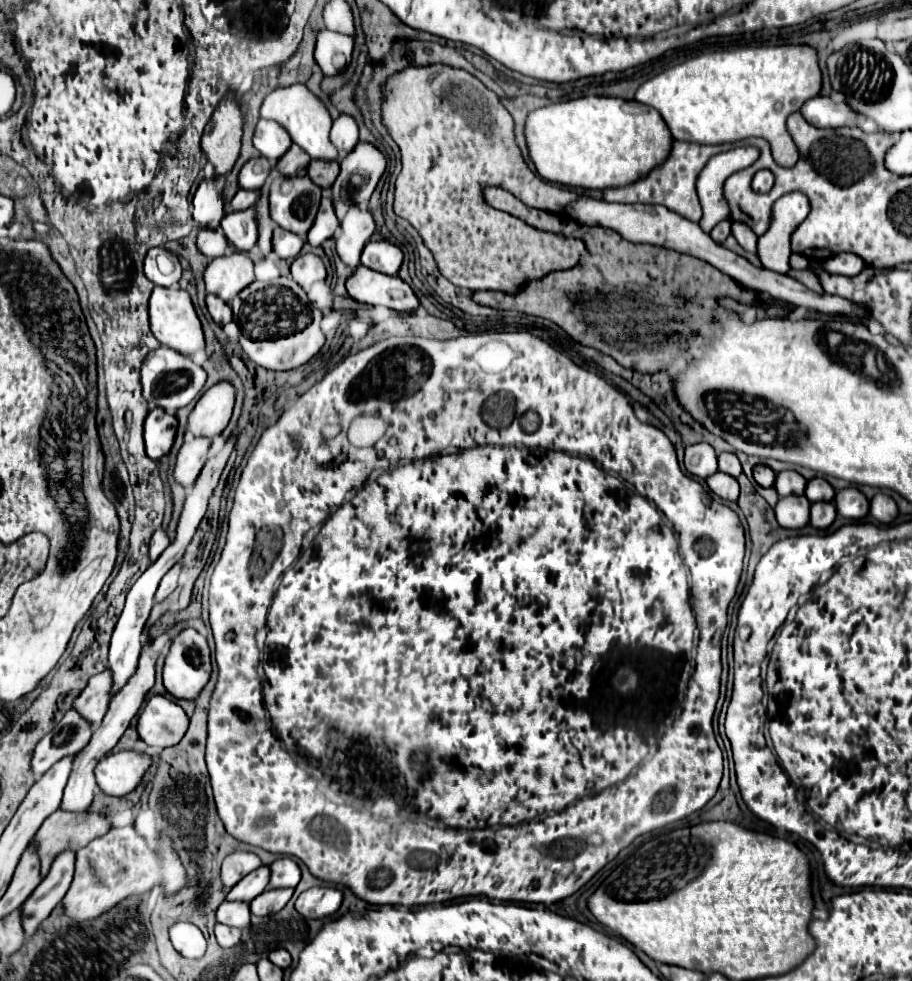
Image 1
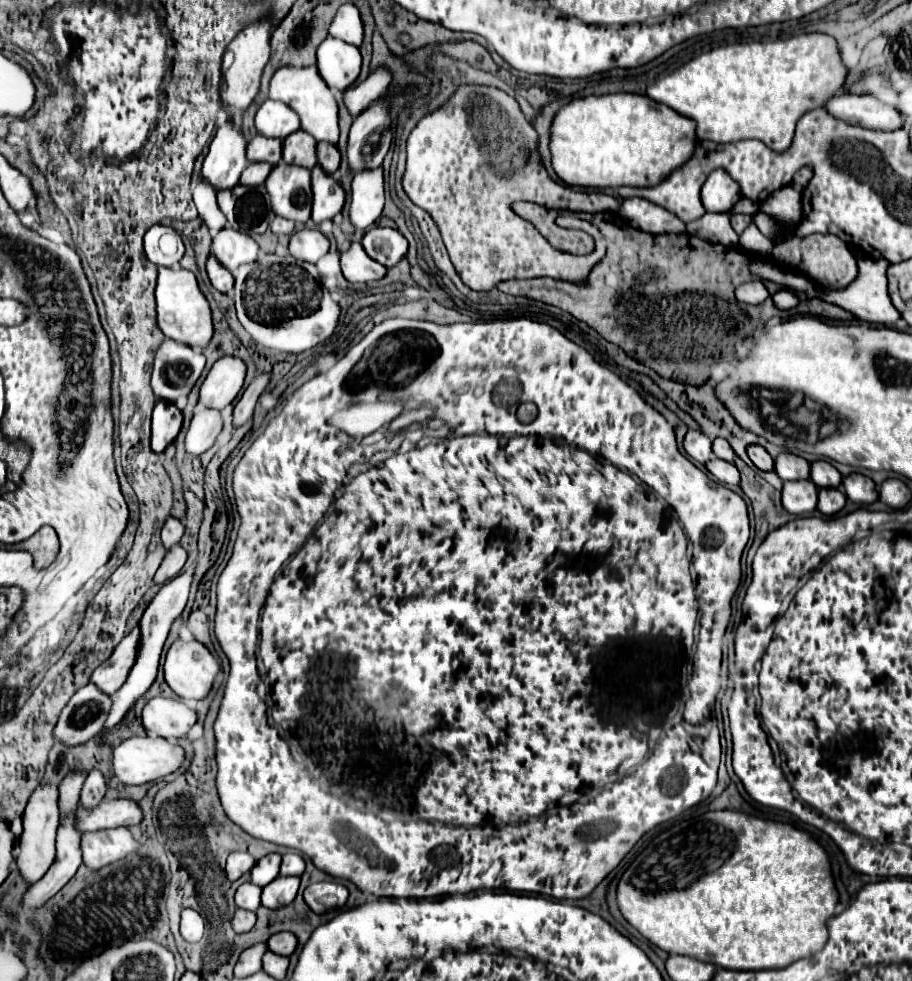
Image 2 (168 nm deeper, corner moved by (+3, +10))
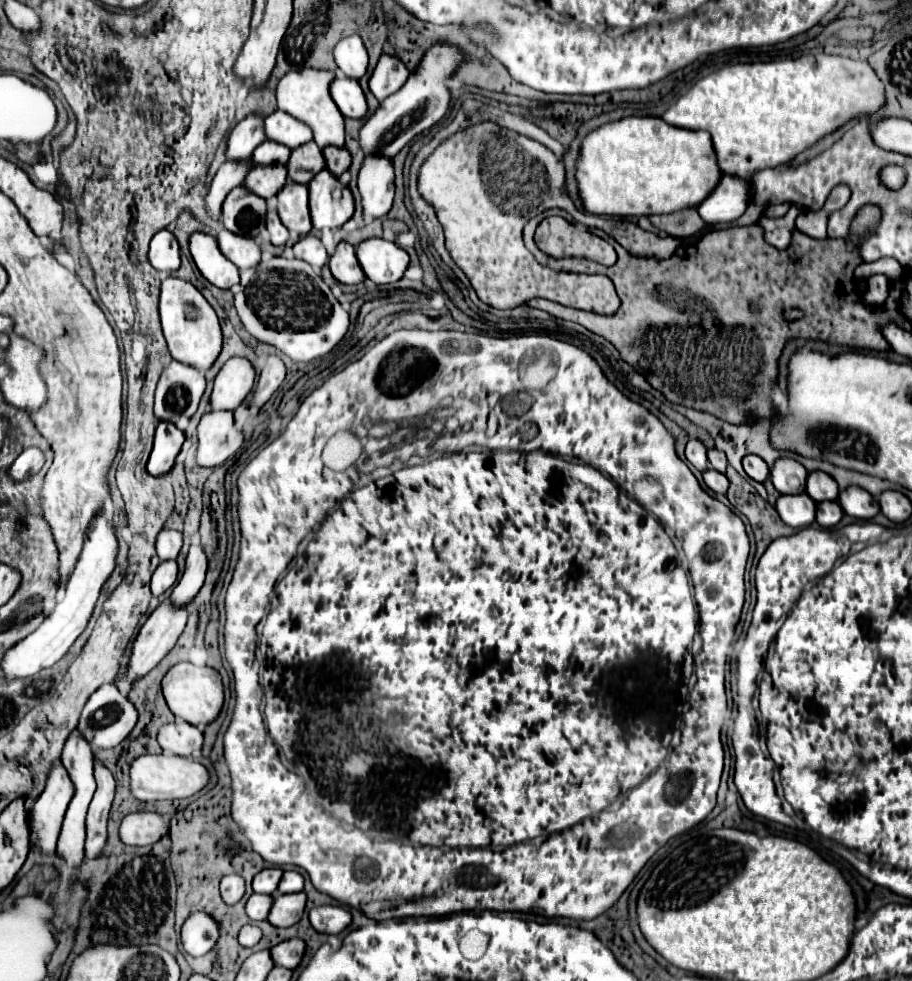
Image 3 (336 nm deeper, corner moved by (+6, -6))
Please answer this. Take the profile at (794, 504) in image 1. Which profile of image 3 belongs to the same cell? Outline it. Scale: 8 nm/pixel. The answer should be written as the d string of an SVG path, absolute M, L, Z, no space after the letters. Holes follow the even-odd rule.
M782 494L776 500L776 512L792 528L810 526L816 518L816 502L806 494Z

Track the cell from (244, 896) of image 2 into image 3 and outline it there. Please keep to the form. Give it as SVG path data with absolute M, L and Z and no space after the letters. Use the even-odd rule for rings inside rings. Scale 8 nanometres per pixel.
M252 894L248 898L248 904L246 904L246 914L250 916L250 920L266 920L268 918L268 912L272 908L272 902L274 902L274 896L268 896L268 894Z

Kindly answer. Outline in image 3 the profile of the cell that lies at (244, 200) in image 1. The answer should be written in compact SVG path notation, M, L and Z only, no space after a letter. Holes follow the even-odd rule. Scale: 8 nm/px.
M274 164L274 166L256 166L244 186L248 186L254 194L262 196L262 198L272 198L276 196L284 184L288 182L288 176L286 176L286 166L284 164Z

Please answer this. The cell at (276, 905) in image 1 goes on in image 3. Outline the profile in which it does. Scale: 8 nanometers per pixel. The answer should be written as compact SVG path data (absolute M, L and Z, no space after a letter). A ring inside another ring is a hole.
M276 894L272 910L268 914L268 922L278 928L288 928L296 922L300 922L306 908L306 894Z

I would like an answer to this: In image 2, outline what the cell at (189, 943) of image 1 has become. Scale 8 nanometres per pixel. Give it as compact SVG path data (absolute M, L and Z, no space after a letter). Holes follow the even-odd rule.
M185 908L181 912L181 936L187 942L199 942L203 932L205 932L205 920L203 920L203 916L199 912L191 910L191 908Z

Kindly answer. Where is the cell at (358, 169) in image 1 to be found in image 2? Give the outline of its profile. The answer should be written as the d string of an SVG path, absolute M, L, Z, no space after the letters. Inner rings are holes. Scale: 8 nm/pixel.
M379 98L367 112L361 112L351 126L347 142L347 162L353 174L373 170L383 164L391 146L389 116L385 100Z

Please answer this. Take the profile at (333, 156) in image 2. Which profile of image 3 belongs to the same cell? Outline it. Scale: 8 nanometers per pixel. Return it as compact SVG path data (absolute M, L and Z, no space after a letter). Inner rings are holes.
M324 148L322 152L326 158L326 168L336 176L340 176L352 164L352 156L346 148Z

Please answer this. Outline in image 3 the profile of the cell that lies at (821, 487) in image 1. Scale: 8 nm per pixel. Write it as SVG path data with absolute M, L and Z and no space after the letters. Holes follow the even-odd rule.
M810 472L808 474L808 482L806 482L806 494L816 500L836 500L838 498L838 484L832 476L828 476L826 472Z

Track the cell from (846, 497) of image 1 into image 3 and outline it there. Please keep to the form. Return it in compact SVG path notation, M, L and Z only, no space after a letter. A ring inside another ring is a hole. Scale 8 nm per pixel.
M850 486L846 490L840 492L838 496L838 504L842 506L842 510L858 520L870 520L880 512L878 502L872 498L872 494L868 494L866 490L858 488L858 486Z

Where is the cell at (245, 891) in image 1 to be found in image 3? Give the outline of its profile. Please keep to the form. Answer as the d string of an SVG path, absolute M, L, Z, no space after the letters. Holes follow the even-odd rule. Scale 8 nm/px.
M272 868L272 870L262 870L254 876L252 888L258 894L274 894L274 890L278 888L278 882L282 878L282 870L280 868Z

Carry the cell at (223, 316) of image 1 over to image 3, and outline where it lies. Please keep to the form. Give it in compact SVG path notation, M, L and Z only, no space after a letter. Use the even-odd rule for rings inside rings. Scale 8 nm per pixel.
M194 232L190 236L190 254L202 272L202 276L212 282L218 288L232 288L238 284L238 268L222 256L218 242L214 236L204 234L204 232Z

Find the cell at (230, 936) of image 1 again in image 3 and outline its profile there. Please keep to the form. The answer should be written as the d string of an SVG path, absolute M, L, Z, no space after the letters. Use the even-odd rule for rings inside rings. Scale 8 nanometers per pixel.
M246 924L246 926L240 930L238 940L240 940L242 946L252 948L252 946L256 946L256 944L262 940L262 930L260 930L258 926L254 926L254 924Z

